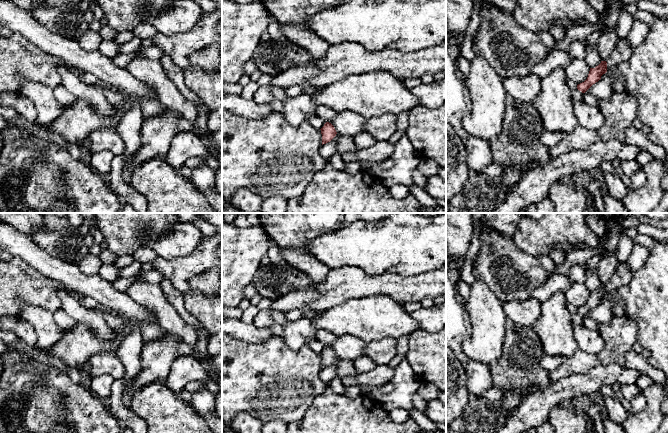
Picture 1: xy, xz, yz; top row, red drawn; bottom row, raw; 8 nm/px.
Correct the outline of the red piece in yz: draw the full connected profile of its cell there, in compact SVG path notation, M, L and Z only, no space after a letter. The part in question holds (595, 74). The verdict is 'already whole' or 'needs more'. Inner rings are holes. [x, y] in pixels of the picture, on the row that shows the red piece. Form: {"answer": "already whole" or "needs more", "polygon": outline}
{"answer": "needs more", "polygon": "M601 61L601 63L595 68L590 68L587 79L578 84L577 88L572 90L572 96L574 101L582 102L583 94L596 82L601 79L601 76L607 72L607 62Z"}

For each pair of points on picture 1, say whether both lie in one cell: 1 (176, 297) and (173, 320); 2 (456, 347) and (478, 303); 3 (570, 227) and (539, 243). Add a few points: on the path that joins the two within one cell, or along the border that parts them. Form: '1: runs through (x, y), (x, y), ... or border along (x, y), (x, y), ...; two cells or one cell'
1: border along (162, 289), (166, 300), (186, 322), (192, 325); two cells
2: border along (462, 301), (469, 319), (470, 334), (461, 342); two cells
3: runs through (562, 227), (555, 227), (547, 235); one cell

